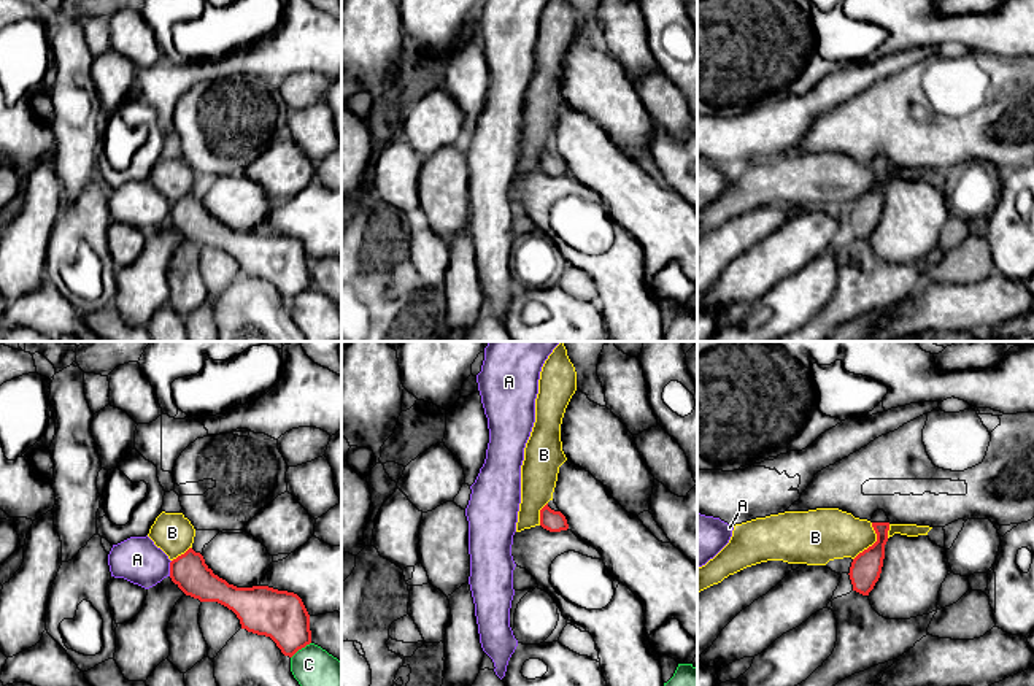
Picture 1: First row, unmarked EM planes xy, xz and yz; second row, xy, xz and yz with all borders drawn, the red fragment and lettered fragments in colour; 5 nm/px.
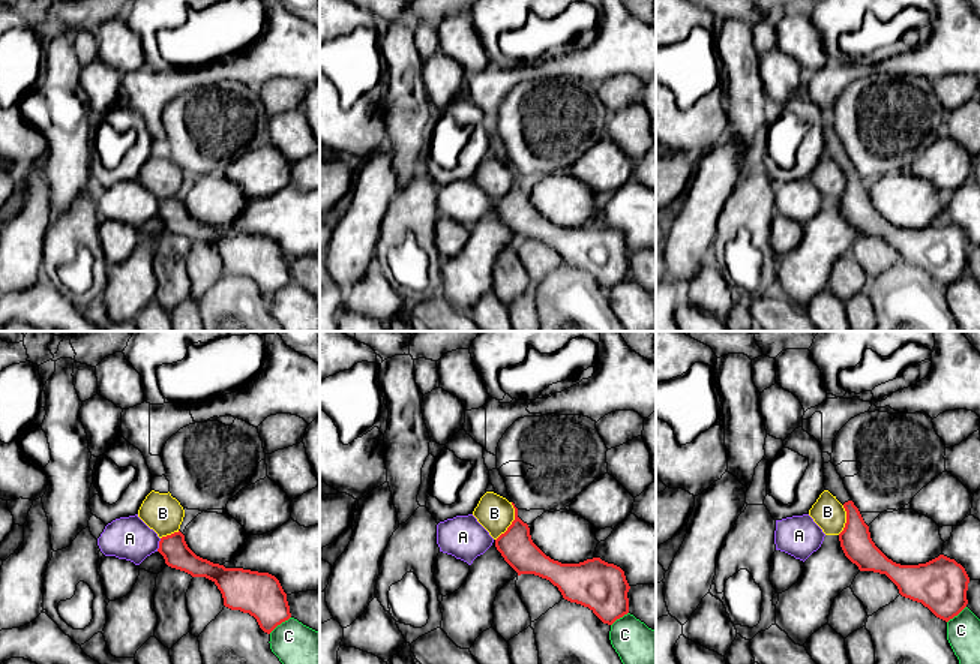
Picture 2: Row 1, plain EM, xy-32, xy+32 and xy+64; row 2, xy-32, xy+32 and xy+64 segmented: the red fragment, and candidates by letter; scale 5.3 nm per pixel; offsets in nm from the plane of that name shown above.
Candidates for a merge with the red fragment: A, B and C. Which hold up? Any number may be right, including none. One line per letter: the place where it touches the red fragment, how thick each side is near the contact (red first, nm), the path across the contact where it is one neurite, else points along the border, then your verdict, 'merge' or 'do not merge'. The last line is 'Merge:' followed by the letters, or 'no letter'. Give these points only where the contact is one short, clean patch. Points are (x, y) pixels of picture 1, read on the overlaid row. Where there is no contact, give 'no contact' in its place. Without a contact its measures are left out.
A: meets red in xy at (170, 569); 180 nm thick on the red side, 240 nm on the other; border along xy (172, 561), (169, 575); do not merge
B: meets red in yz at (874, 543); 160 nm thick on the red side, 260 nm on the other; border along yz (872, 523), (875, 540), (853, 559); do not merge
C: meets red in xy at (300, 648); 260 nm thick on the red side, 200 nm on the other; do not merge
Merge: no letter

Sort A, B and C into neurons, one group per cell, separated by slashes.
A / B / C

